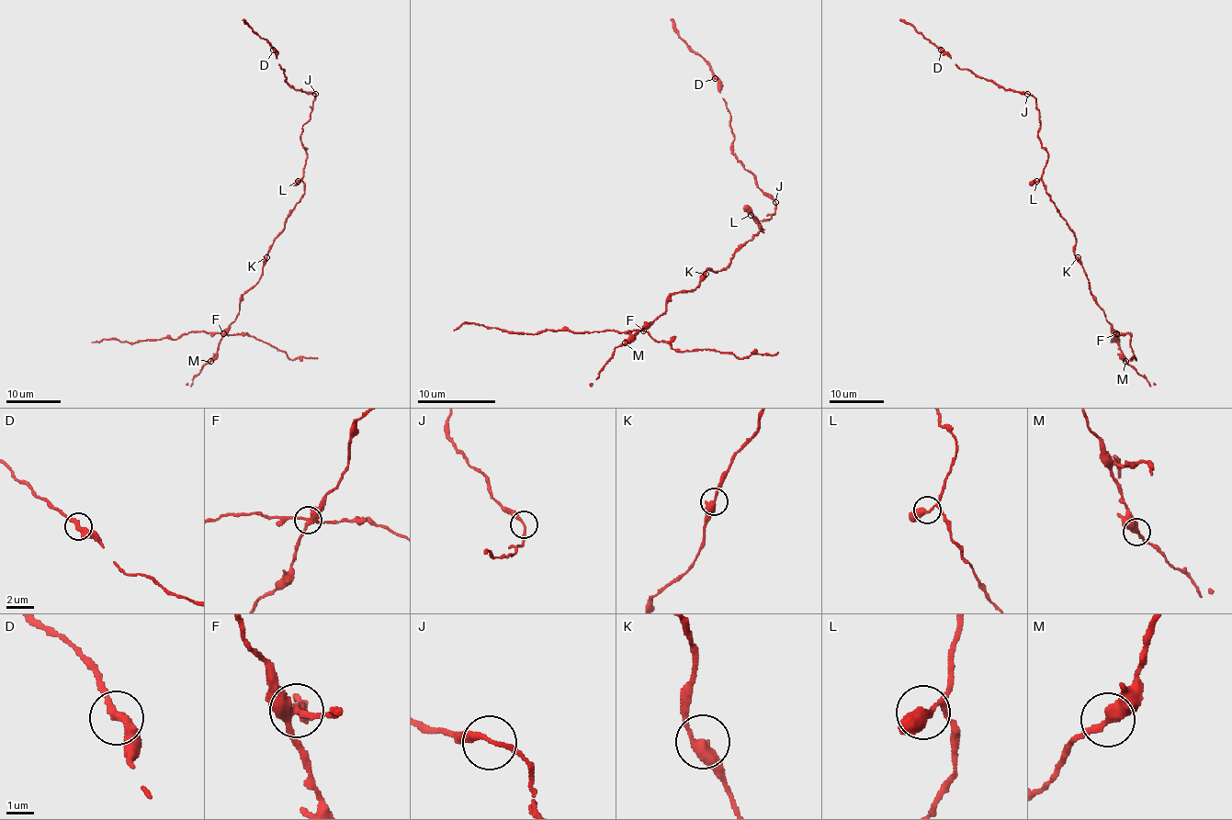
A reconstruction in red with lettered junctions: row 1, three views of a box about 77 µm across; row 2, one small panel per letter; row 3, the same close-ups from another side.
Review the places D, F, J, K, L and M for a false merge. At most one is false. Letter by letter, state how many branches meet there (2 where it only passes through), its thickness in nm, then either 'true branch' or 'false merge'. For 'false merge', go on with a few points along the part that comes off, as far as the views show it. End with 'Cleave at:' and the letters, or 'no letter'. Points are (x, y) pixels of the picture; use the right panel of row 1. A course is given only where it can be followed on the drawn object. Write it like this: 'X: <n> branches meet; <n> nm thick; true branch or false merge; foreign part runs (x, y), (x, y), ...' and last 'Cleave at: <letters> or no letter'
D: 2 branches meet; 320 nm thick; true branch
F: 4 branches meet; 320 nm thick; false merge
J: 2 branches meet; 190 nm thick; true branch
K: 2 branches meet; 400 nm thick; true branch
L: 2 branches meet; 360 nm thick; true branch
M: 2 branches meet; 400 nm thick; true branch
Cleave at: F

